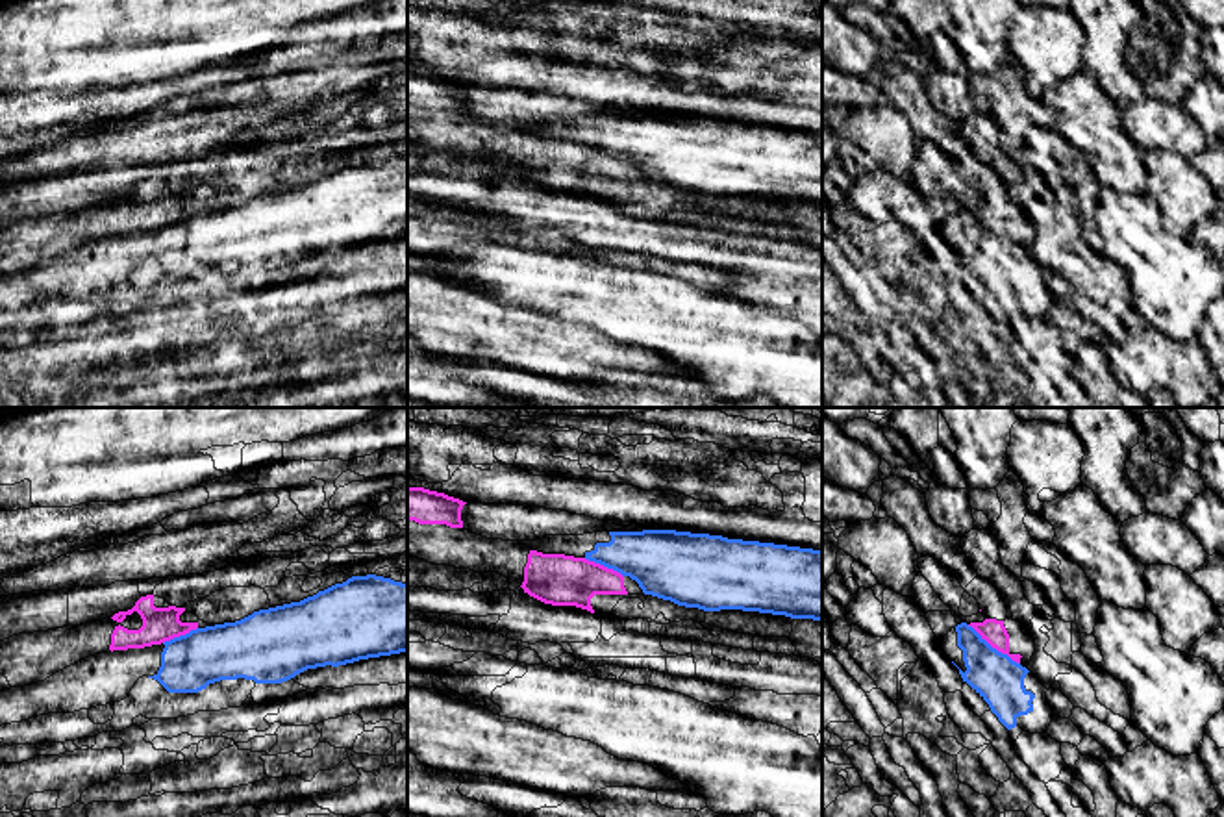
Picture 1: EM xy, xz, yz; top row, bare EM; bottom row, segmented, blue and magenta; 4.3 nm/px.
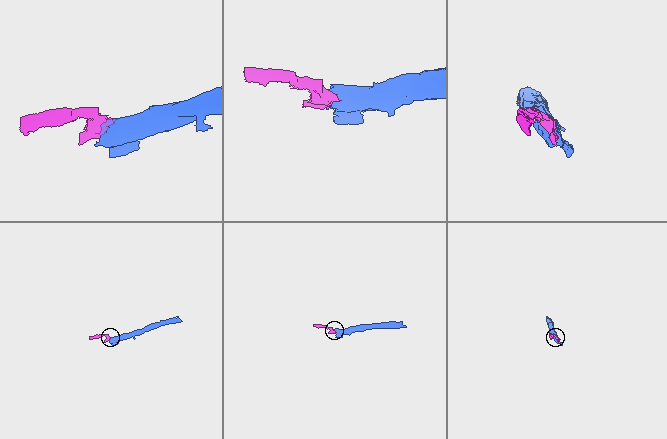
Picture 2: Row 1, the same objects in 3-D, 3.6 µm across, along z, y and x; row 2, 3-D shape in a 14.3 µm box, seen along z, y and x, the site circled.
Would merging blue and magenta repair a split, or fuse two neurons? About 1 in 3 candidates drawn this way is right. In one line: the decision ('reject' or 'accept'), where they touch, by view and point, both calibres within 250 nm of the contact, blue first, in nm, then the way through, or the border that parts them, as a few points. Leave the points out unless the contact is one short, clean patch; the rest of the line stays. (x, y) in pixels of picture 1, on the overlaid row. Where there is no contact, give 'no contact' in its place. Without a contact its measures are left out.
reject; contact yz (991, 647); calibres 200 and 100 nm; border yz (967, 625), (1019, 664)

